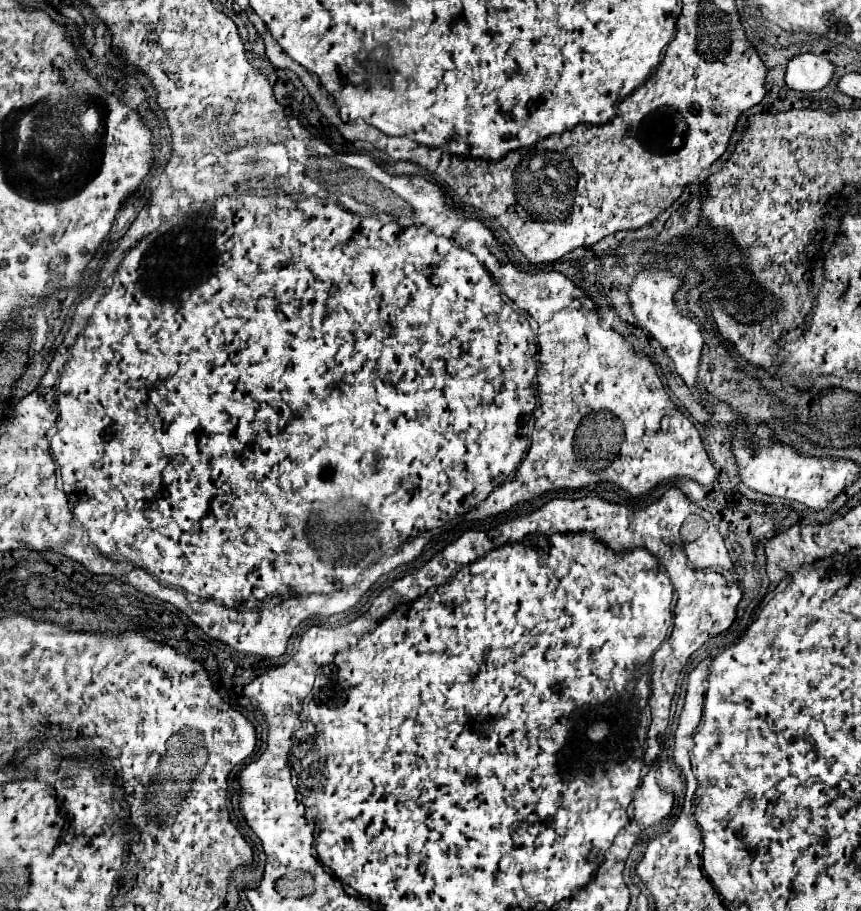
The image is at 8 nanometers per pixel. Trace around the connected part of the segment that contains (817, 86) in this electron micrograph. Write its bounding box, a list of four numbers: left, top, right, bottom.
[786,54,834,92]

